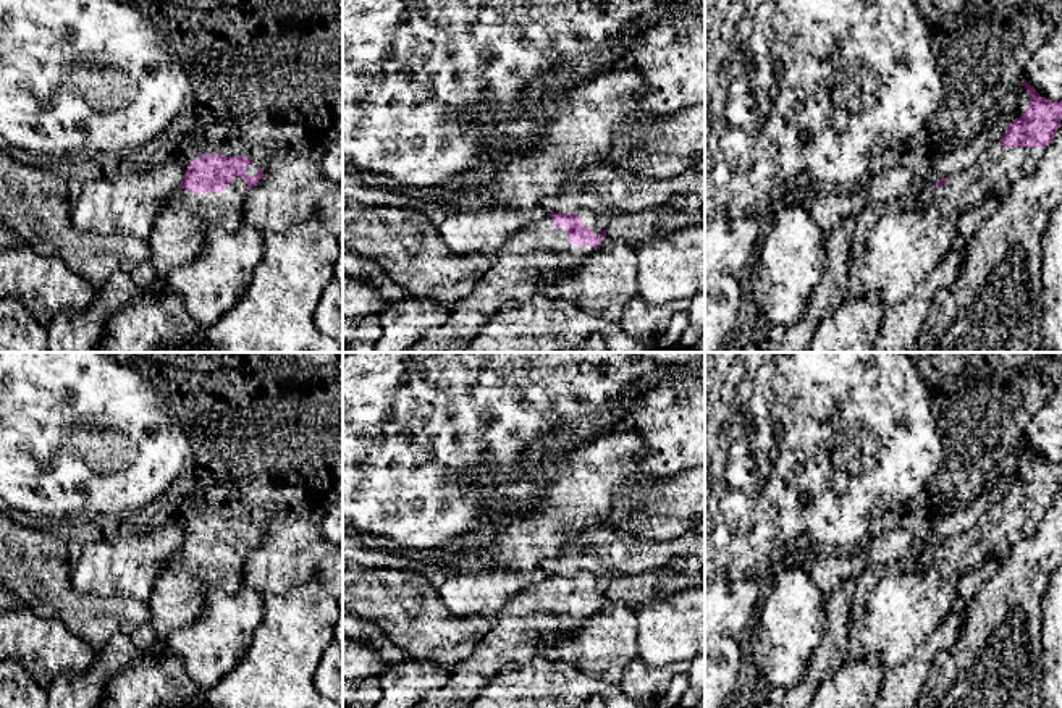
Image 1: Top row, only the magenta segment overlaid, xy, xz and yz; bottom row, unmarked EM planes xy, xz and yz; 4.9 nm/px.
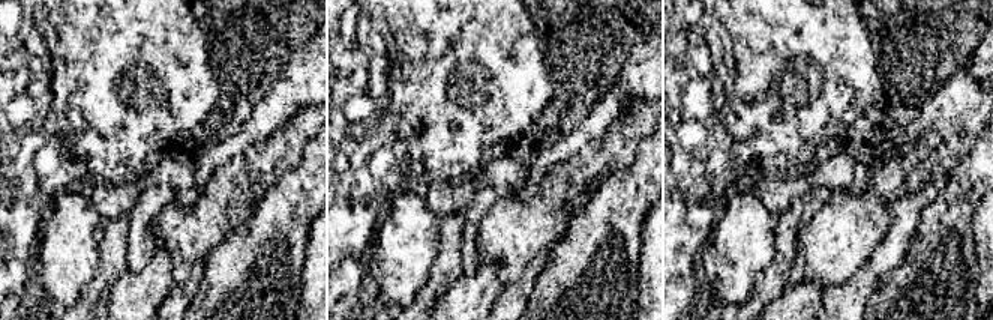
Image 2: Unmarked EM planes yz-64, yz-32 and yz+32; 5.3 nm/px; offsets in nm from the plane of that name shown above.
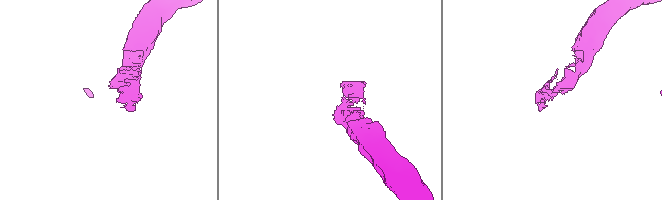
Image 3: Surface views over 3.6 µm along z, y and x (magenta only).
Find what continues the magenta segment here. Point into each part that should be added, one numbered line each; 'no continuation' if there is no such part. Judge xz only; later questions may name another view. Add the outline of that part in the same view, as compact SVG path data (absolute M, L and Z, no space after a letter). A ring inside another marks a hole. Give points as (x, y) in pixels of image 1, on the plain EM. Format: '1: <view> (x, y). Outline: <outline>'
1: xz (534, 619). Outline: M551 577L529 585L506 601L495 616L496 622L475 645L469 658L449 672L445 685L424 695L412 708L469 708L478 692L509 664L524 664L535 655L545 655L548 647L571 635L595 613L592 608L572 606L566 588L558 590Z

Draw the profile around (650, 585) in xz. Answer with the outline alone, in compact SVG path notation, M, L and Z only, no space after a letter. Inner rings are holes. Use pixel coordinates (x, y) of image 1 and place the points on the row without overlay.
M669 567L638 574L614 574L606 587L606 598L617 600L629 608L661 601L679 592L682 580Z

